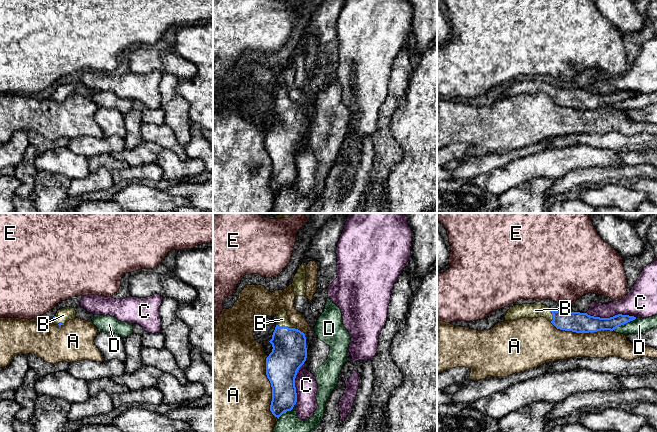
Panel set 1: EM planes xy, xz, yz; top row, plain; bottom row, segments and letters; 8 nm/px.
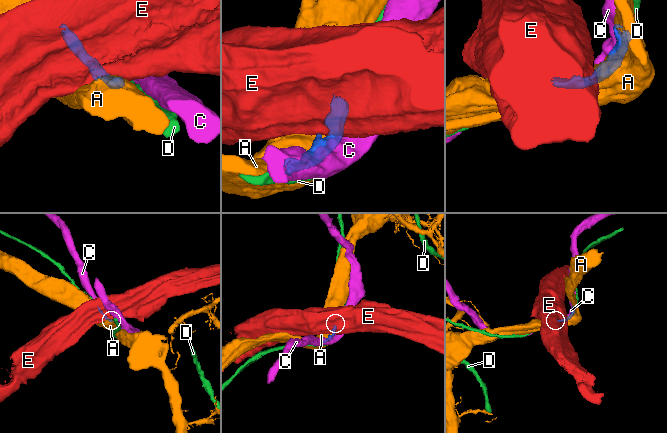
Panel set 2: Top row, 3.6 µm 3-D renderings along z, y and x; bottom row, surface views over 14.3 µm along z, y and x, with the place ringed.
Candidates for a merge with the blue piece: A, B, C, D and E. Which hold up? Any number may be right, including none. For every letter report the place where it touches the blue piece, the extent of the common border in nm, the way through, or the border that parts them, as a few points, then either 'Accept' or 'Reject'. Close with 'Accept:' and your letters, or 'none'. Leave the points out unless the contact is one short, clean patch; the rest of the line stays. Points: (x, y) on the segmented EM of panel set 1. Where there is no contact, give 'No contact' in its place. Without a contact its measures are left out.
A: Touches blue at xz (272, 388). Shared border 500 nm. Reject
B: Touches blue at xz (286, 327). Shared border 170 nm. Path across: xz (289, 353), (286, 327), (282, 323), (282, 319). Accept
C: Touches blue at yz (611, 317). Shared border 400 nm. Reject
D: Touches blue at yz (624, 323). Shared border 220 nm. Reject
E: Touches blue at xz (271, 339). Shared border 50 nm. Boundary: xz (272, 337), (268, 341). Reject
Accept: B

